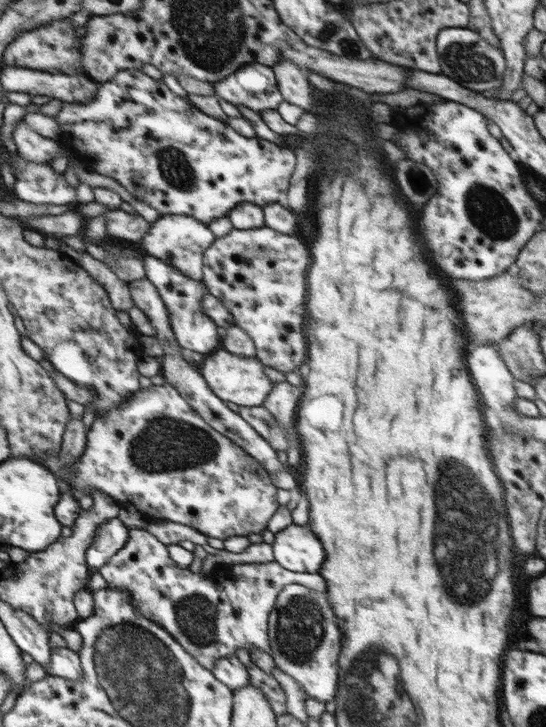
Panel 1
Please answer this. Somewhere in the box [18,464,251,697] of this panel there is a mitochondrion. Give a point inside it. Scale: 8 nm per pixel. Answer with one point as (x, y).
(196, 616)

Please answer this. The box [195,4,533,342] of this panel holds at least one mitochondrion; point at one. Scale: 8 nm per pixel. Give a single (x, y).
(469, 64)

